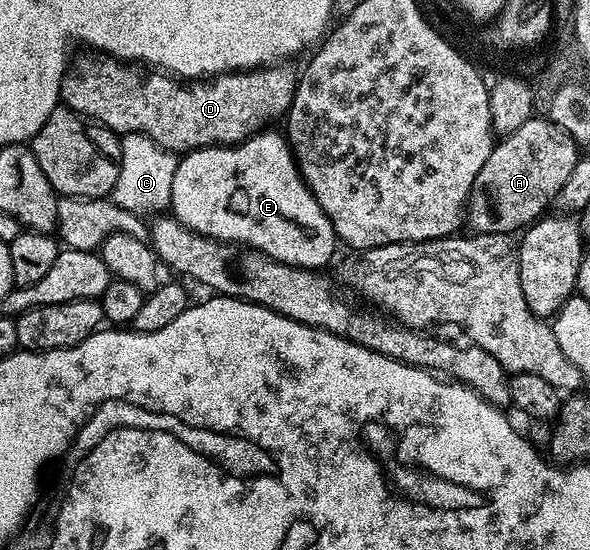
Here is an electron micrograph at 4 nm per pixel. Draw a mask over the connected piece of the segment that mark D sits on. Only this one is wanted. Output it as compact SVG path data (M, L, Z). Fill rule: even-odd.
M118 58L82 60L75 68L73 65L62 79L60 100L71 112L77 112L79 117L86 118L86 115L90 115L91 121L104 125L115 134L139 132L169 152L185 154L195 152L197 148L241 144L257 132L269 129L273 120L281 121L289 113L294 92L298 89L299 73L293 72L290 66L283 62L257 70L223 72L205 82L183 82L161 70L147 71L145 67Z

